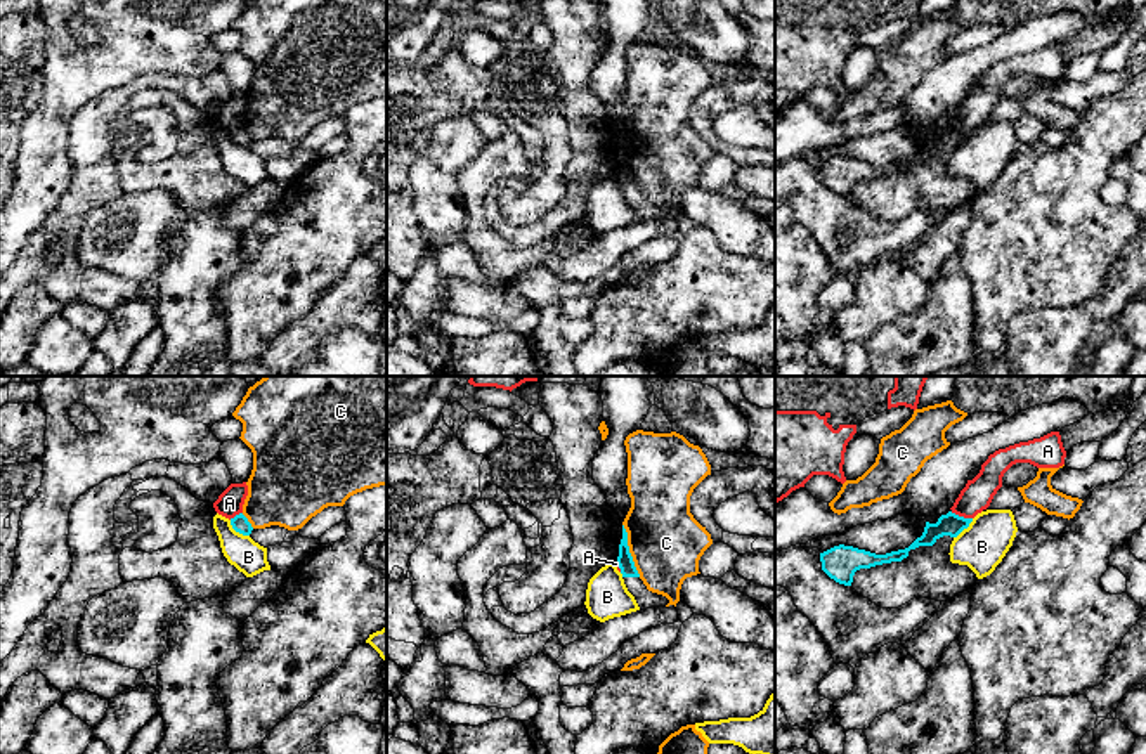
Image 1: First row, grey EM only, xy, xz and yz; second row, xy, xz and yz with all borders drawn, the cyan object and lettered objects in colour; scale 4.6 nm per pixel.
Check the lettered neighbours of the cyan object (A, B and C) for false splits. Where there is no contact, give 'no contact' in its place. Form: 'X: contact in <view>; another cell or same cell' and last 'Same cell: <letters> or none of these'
A: contact in yz; another cell
B: contact in xy; another cell
C: contact in xz; another cell
Same cell: none of these

